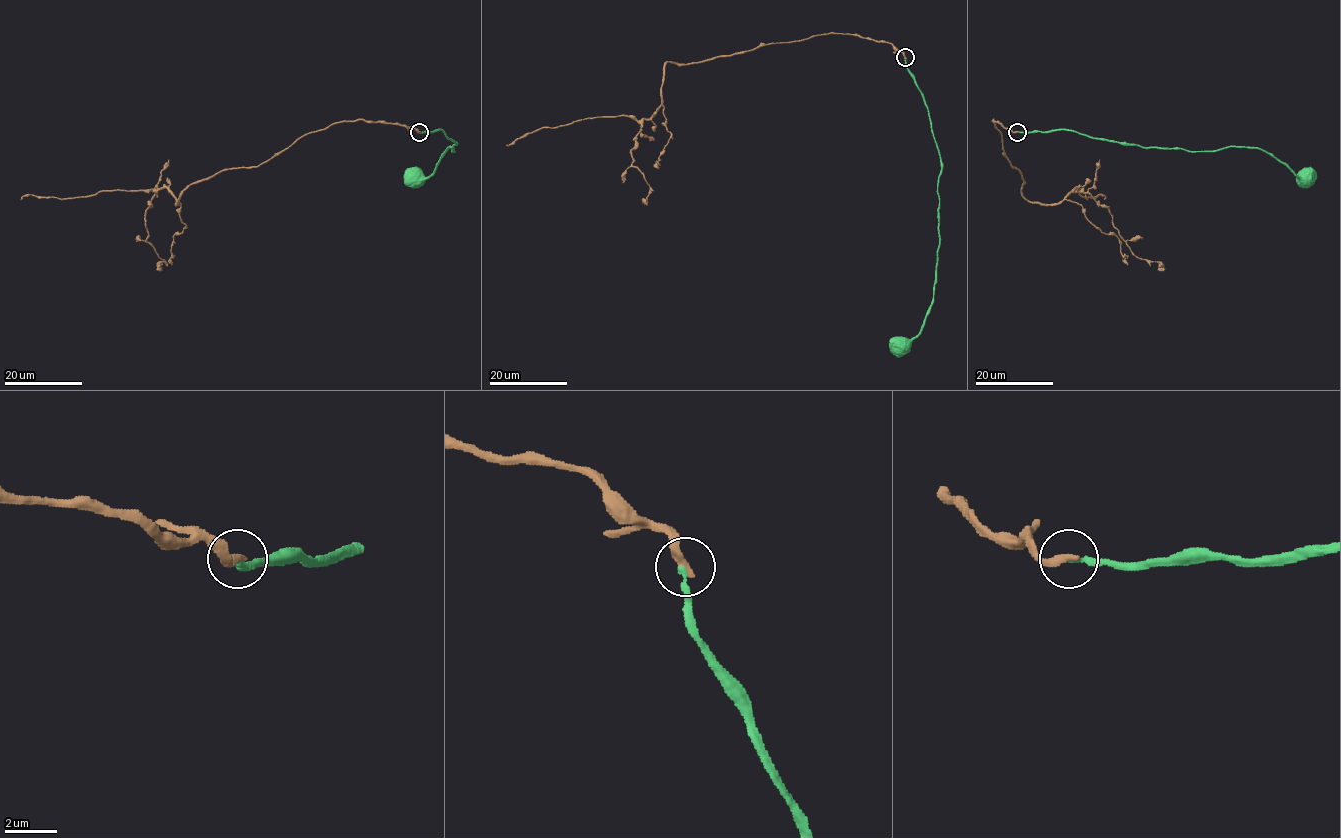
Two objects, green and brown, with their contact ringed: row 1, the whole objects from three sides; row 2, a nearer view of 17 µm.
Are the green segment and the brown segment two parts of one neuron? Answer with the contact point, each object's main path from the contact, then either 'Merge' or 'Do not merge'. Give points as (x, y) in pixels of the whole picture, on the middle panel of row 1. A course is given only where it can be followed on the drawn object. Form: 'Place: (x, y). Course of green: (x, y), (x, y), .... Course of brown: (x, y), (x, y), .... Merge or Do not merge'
Place: (905, 57). Course of green: (905, 57), (927, 108), (941, 167), (934, 300), (920, 331), (897, 348). Course of brown: (905, 57), (889, 43), (828, 33), (699, 62), (667, 62), (661, 106), (650, 118), (585, 118), (506, 145). Do not merge

